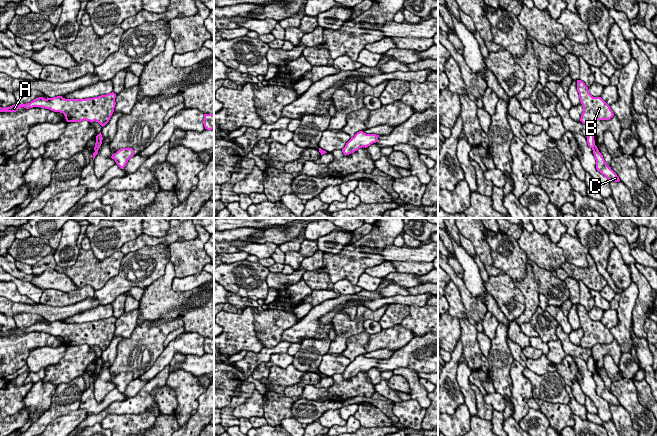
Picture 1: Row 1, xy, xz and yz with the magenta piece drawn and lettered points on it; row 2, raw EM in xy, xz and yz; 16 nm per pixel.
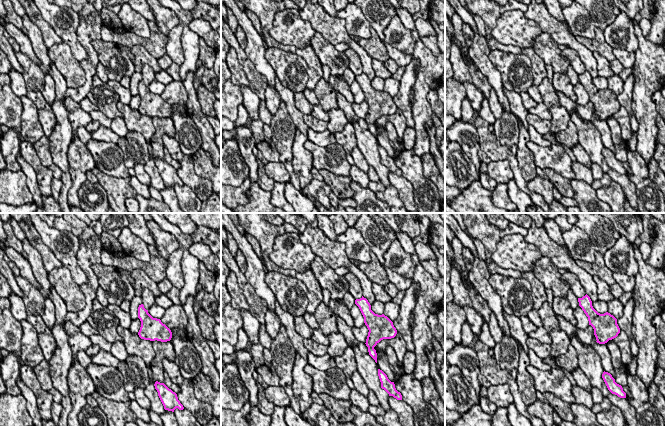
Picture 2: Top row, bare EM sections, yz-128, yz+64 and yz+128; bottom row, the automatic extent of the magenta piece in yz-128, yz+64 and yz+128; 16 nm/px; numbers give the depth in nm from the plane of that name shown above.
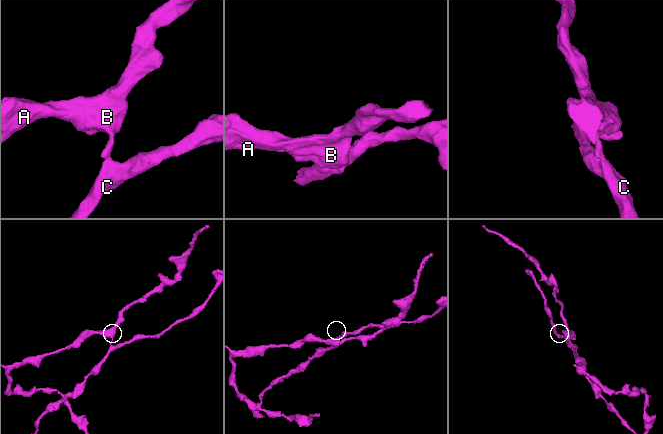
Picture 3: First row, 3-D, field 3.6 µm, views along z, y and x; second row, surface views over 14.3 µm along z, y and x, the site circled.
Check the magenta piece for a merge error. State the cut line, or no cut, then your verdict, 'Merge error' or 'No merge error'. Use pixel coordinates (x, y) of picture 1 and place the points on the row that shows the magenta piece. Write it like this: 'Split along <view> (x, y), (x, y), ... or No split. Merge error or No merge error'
Split along yz (596, 147), (593, 150). Merge error

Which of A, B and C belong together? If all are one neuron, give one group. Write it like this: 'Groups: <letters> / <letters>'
Groups: A B / C

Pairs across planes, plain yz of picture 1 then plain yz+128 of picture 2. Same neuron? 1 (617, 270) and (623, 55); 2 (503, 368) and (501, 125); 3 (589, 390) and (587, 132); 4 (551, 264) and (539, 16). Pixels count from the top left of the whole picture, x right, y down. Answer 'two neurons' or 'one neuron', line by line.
1: two neurons
2: one neuron
3: one neuron
4: one neuron

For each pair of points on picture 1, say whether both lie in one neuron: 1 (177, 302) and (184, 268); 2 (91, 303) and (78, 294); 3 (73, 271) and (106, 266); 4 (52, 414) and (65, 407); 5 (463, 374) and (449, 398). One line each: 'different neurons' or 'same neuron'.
1: different neurons
2: different neurons
3: same neuron
4: same neuron
5: different neurons

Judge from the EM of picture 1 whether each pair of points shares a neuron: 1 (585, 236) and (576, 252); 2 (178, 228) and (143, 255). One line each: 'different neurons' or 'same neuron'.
1: different neurons
2: different neurons

